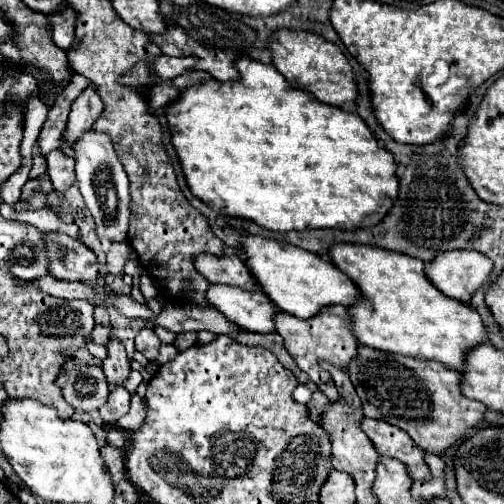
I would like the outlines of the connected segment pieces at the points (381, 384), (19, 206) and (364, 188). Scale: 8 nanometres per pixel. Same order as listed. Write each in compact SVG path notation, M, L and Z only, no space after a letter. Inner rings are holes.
M358 345L358 355L348 363L350 381L362 401L364 415L372 419L382 419L404 429L420 449L442 455L452 443L460 443L464 437L476 431L478 421L484 417L486 407L460 393L460 371L452 371L442 363L428 363L426 359L408 359L404 355L388 355L384 351Z
M48 177L28 181L22 187L20 201L16 203L14 209L16 211L22 211L22 209L46 209L46 195L48 195L50 189L52 189L52 181Z
M242 55L240 59L236 59L234 67L240 73L240 79L226 81L226 83L208 79L204 83L198 83L196 87L190 87L188 91L184 91L184 95L180 95L180 99L176 99L176 103L170 103L168 107L164 107L170 135L172 135L172 145L178 153L184 177L188 181L194 197L198 197L200 201L204 201L208 207L212 207L216 211L222 211L222 213L232 215L232 217L236 215L242 219L250 219L250 221L258 223L260 227L266 227L270 231L280 231L280 233L302 231L302 229L324 229L324 227L356 229L356 227L372 227L372 225L380 223L380 219L392 209L392 203L398 197L398 179L394 173L396 163L394 163L392 153L378 147L368 125L356 113L346 113L340 107L320 103L314 99L314 95L308 95L308 91L294 89L280 75L280 71L270 63L266 65L266 63L252 59L250 55Z

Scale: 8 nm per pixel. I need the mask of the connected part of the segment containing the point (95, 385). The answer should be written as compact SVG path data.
M68 359L56 377L64 399L78 411L88 413L100 409L108 399L108 383L98 365L88 365L78 359Z

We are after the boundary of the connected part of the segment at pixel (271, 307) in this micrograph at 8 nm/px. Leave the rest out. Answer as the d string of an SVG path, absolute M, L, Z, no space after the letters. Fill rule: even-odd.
M211 284L204 299L206 305L218 309L246 331L274 333L272 317L278 309L261 290L251 292L239 287Z

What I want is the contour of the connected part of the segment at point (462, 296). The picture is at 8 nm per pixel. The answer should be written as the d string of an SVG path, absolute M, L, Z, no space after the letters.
M456 249L428 261L424 271L430 283L444 295L468 303L472 293L486 283L492 261L478 251Z

